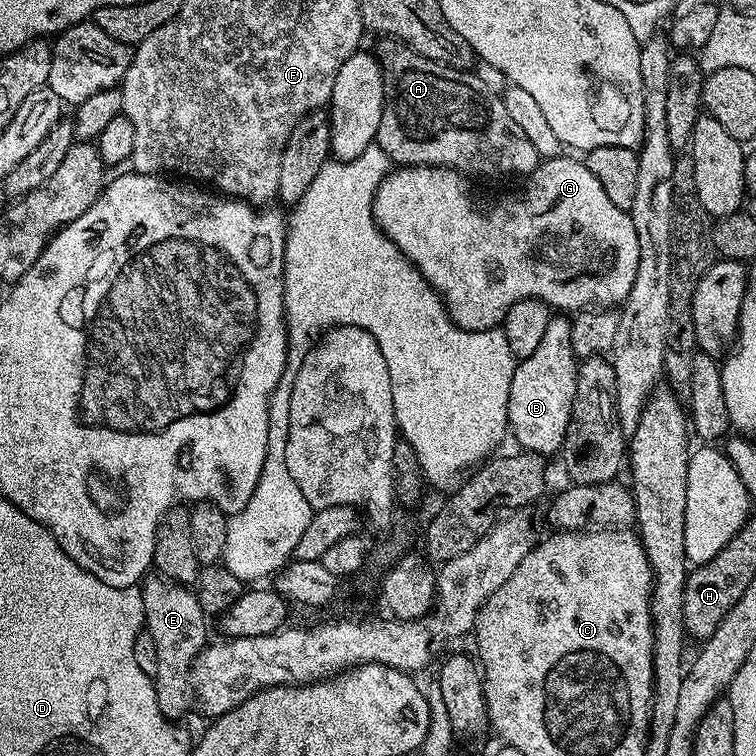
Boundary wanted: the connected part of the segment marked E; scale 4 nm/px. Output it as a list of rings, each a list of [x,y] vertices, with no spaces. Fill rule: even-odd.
[[[139,585],[144,607],[144,628],[154,638],[154,650],[158,654],[158,670],[154,677],[158,710],[162,710],[164,719],[179,721],[179,716],[190,708],[192,694],[192,667],[198,654],[209,643],[208,622],[195,591],[186,586],[184,596],[148,596],[148,588]]]

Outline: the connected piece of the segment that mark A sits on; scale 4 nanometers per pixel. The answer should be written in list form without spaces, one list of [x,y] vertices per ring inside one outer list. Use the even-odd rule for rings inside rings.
[[[384,38],[379,41],[380,52],[378,51],[378,59],[380,69],[384,75],[384,109],[382,110],[382,122],[378,126],[378,134],[376,135],[375,144],[388,155],[389,161],[396,166],[407,166],[410,164],[433,164],[439,168],[453,168],[455,172],[463,172],[469,178],[477,178],[476,176],[520,176],[527,177],[529,172],[536,169],[536,165],[540,163],[541,157],[538,150],[534,150],[530,138],[526,138],[526,134],[522,134],[522,130],[518,126],[518,122],[514,122],[514,118],[510,118],[510,113],[506,110],[503,99],[498,98],[492,92],[488,92],[488,84],[480,76],[475,76],[475,71],[461,70],[451,68],[445,64],[434,62],[425,56],[419,56],[412,48],[406,44],[400,43],[398,40]]]

